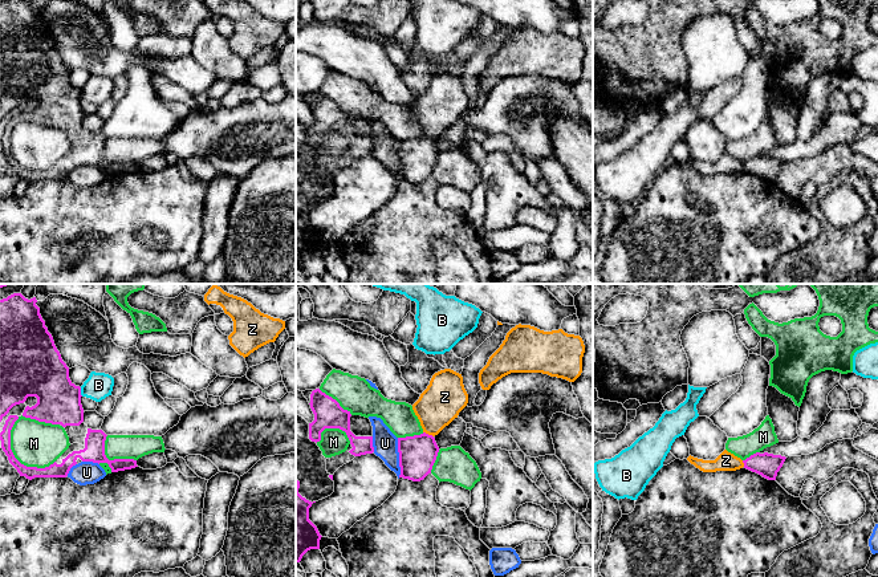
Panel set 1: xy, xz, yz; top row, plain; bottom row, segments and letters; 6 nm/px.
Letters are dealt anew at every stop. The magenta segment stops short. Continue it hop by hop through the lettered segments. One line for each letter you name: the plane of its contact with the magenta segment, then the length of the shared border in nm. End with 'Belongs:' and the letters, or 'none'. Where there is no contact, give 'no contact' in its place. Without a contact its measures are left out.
Belongs: none

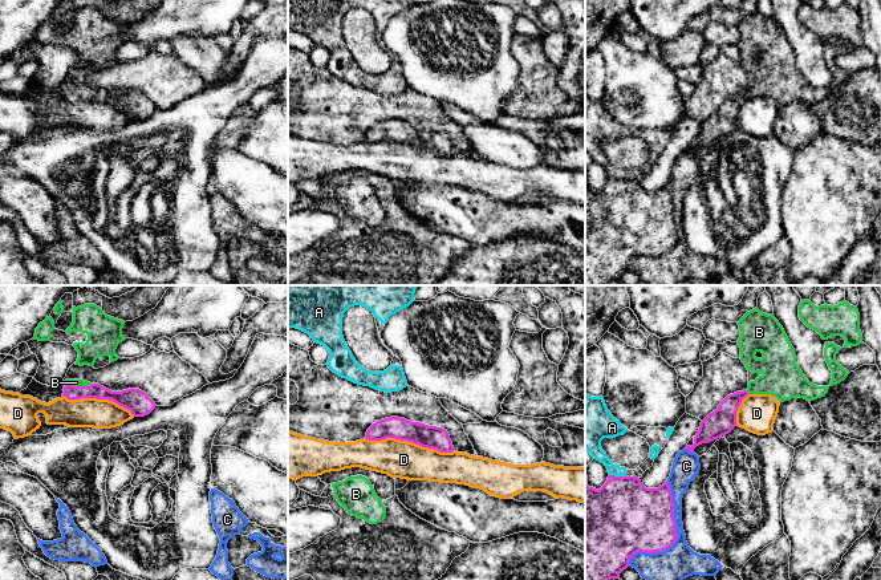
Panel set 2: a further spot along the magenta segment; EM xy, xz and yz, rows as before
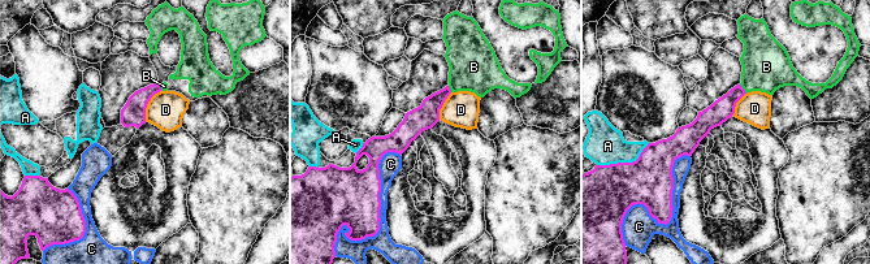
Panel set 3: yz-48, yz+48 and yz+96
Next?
B: xy | 170 nm
Belongs: B

